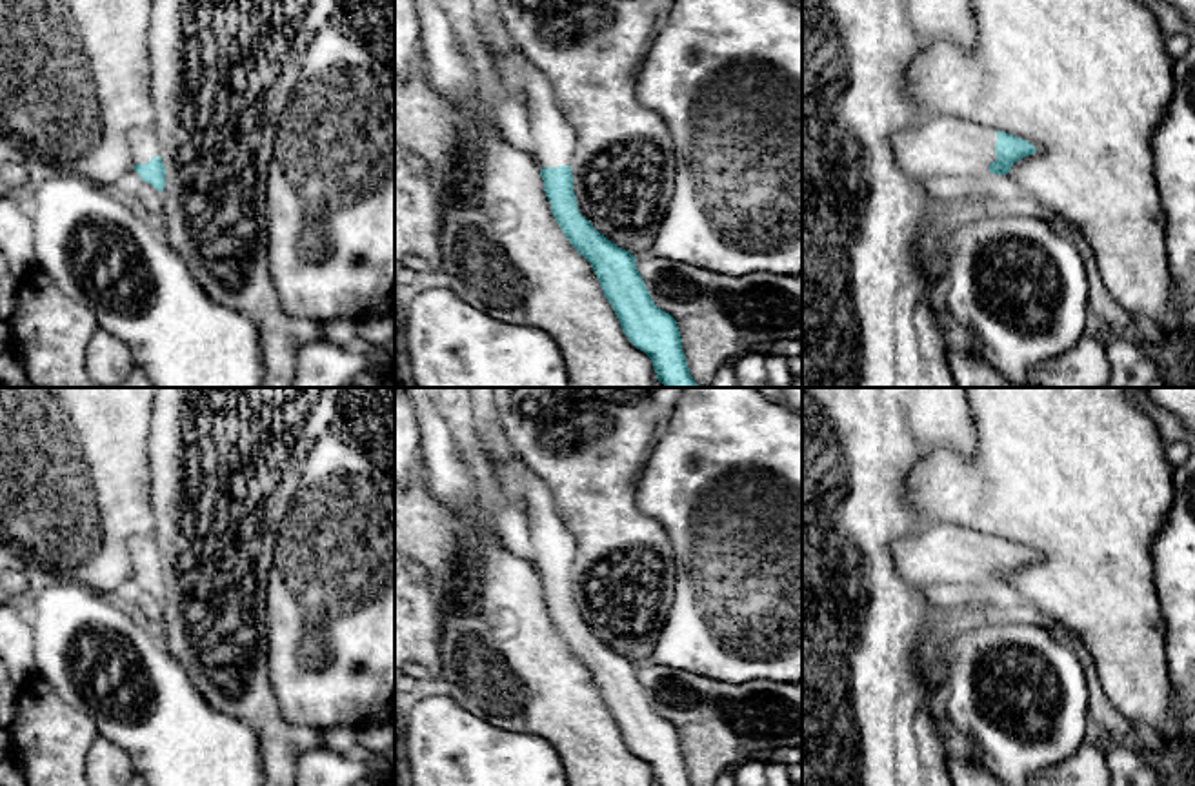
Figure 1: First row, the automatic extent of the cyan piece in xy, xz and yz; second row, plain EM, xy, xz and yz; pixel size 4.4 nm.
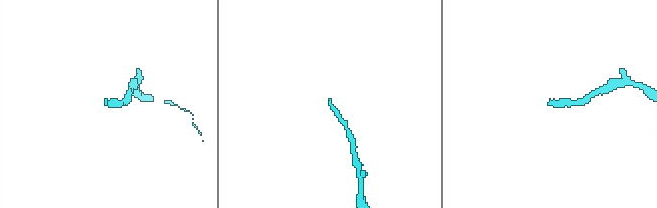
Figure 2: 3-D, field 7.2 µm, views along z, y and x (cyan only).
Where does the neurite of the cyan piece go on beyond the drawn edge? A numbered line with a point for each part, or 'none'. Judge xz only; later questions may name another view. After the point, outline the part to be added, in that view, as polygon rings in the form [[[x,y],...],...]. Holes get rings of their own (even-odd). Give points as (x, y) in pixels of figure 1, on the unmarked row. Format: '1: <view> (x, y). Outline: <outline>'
1: xz (553, 543). Outline: [[[498,453],[487,457],[504,493],[527,519],[540,577],[571,573],[577,553],[575,539],[558,517],[547,484],[518,457],[506,462],[498,460]]]

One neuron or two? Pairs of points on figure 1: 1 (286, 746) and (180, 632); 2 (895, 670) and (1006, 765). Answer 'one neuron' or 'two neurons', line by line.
1: one neuron
2: two neurons

